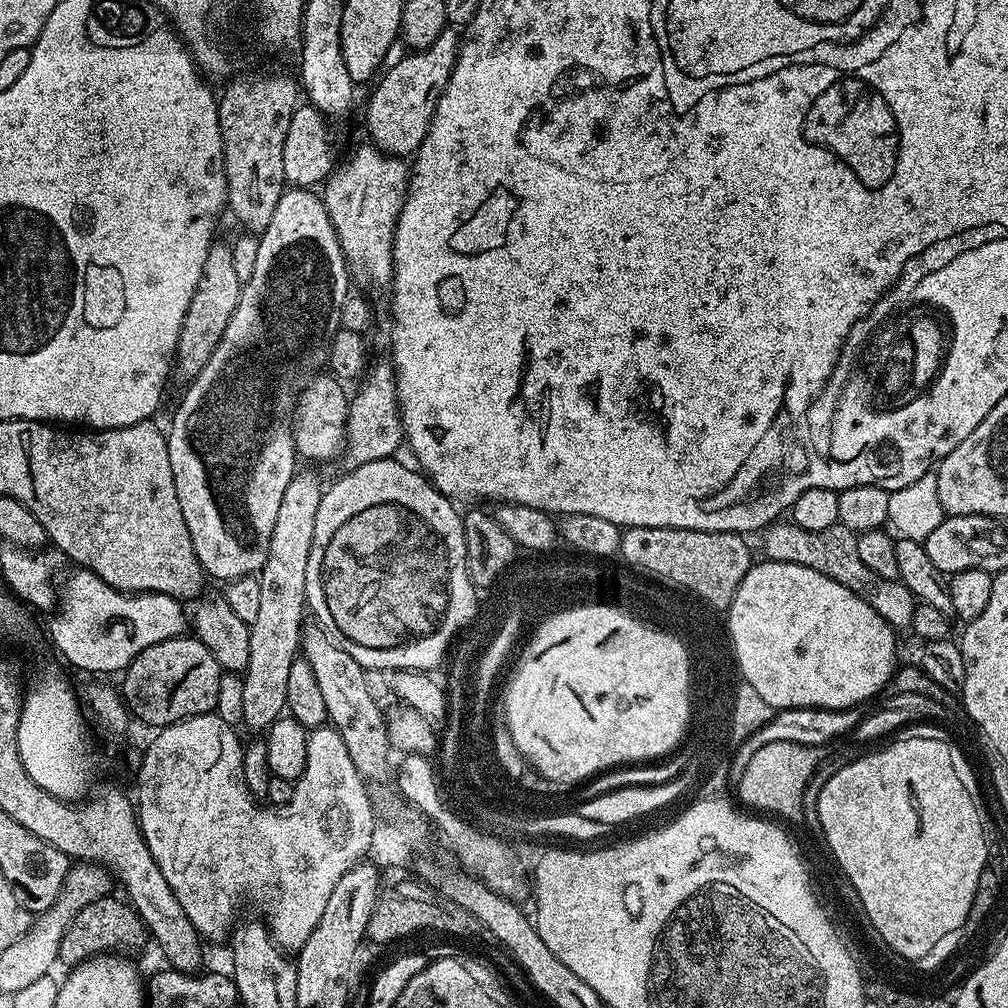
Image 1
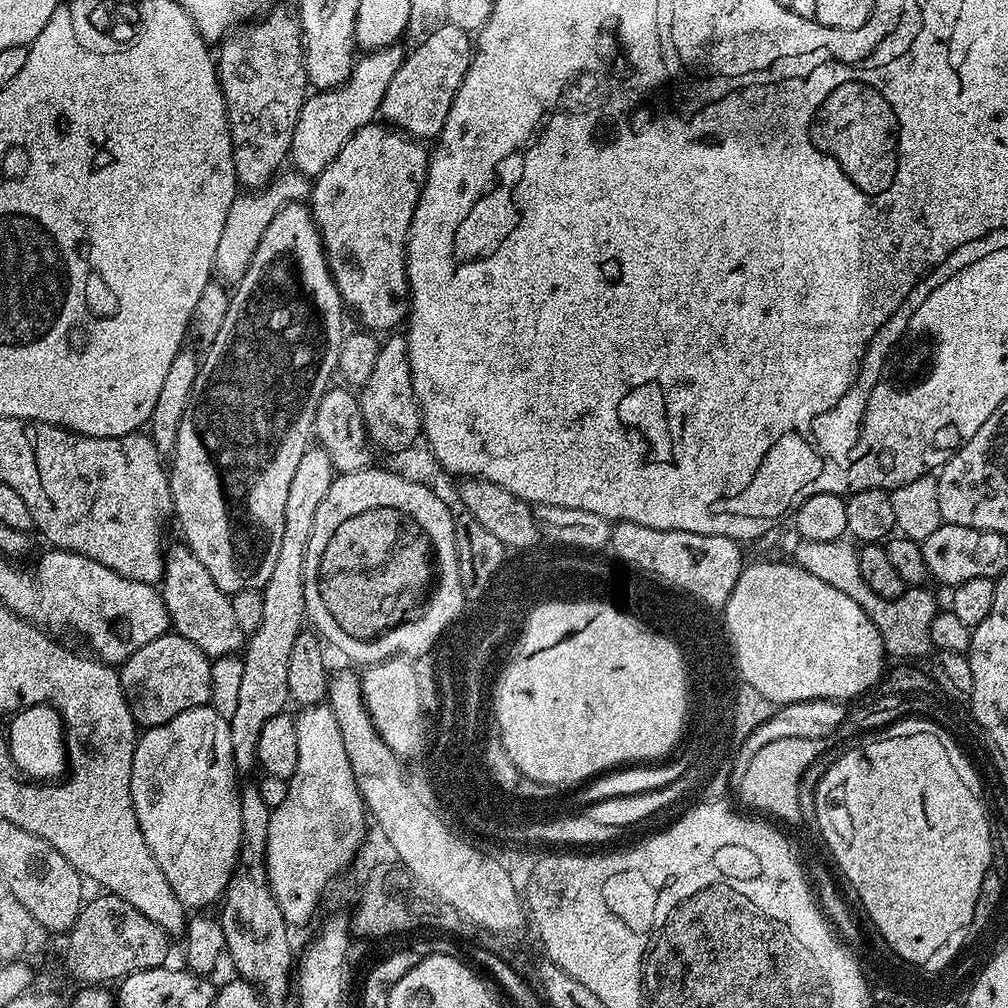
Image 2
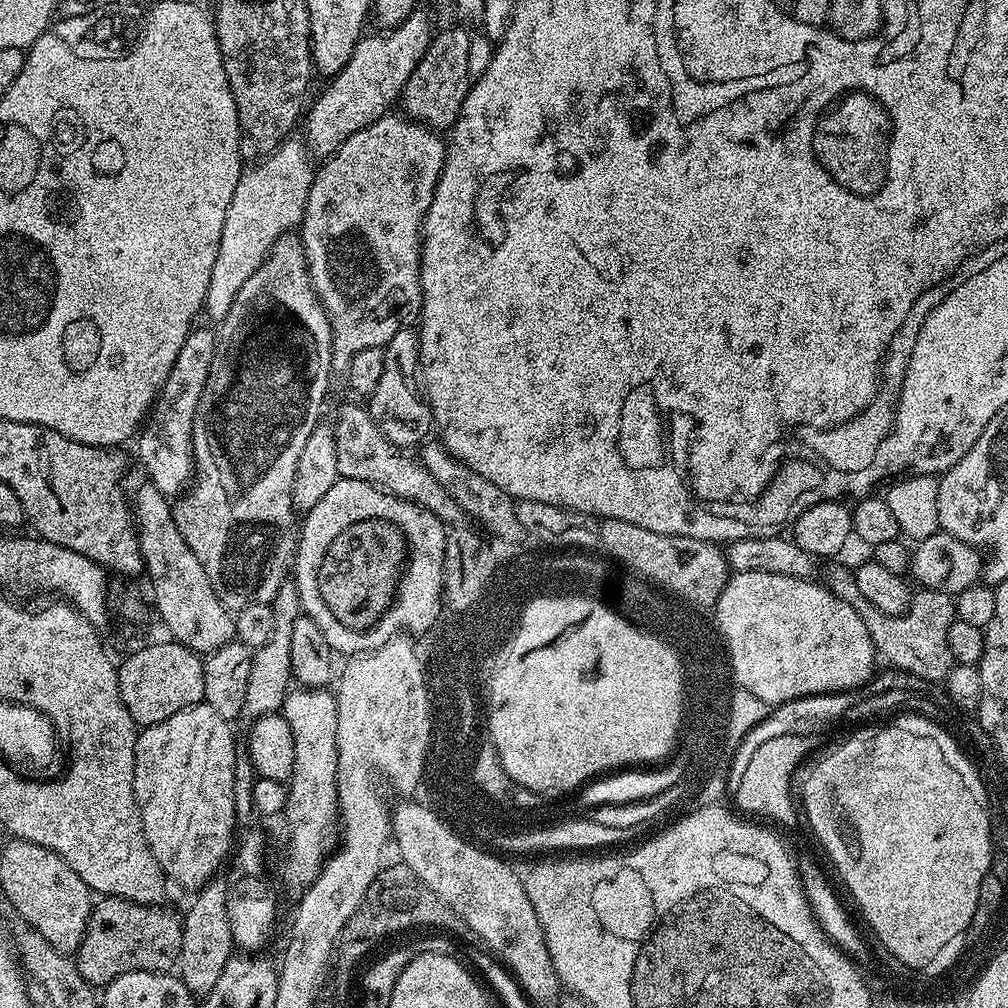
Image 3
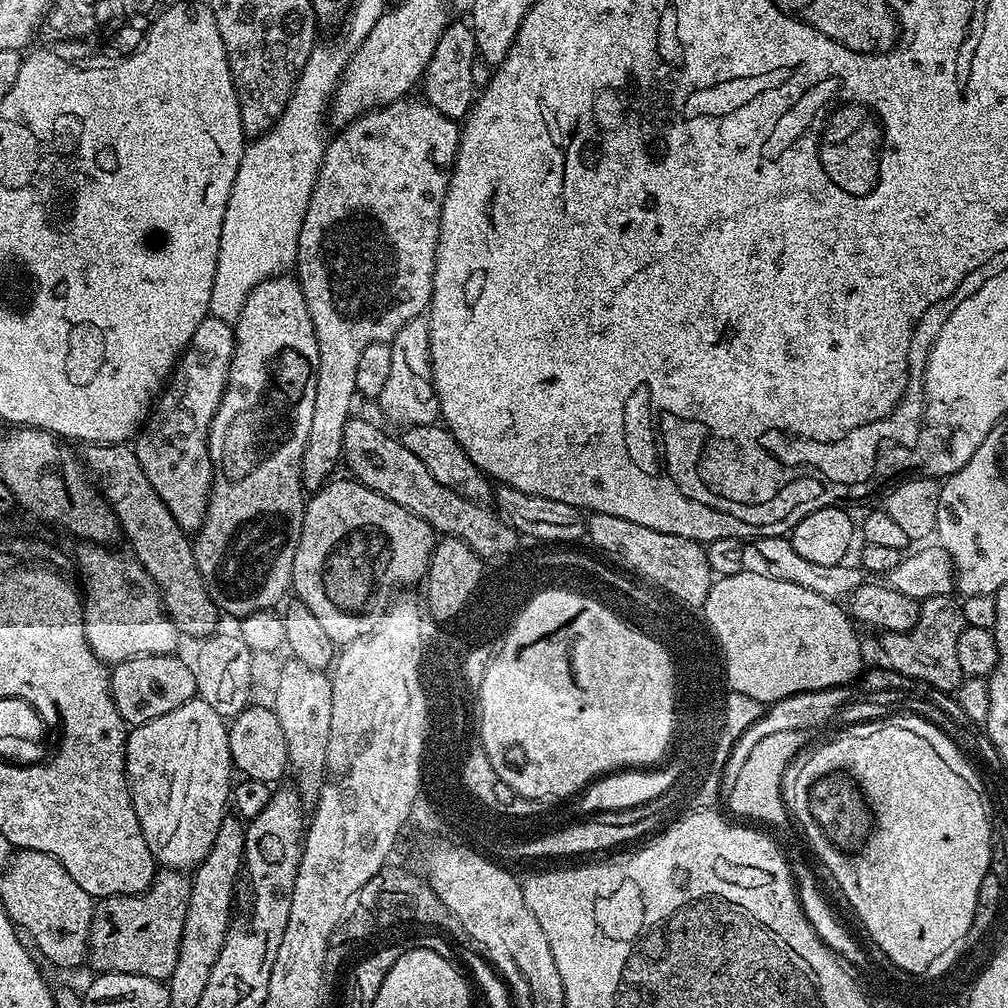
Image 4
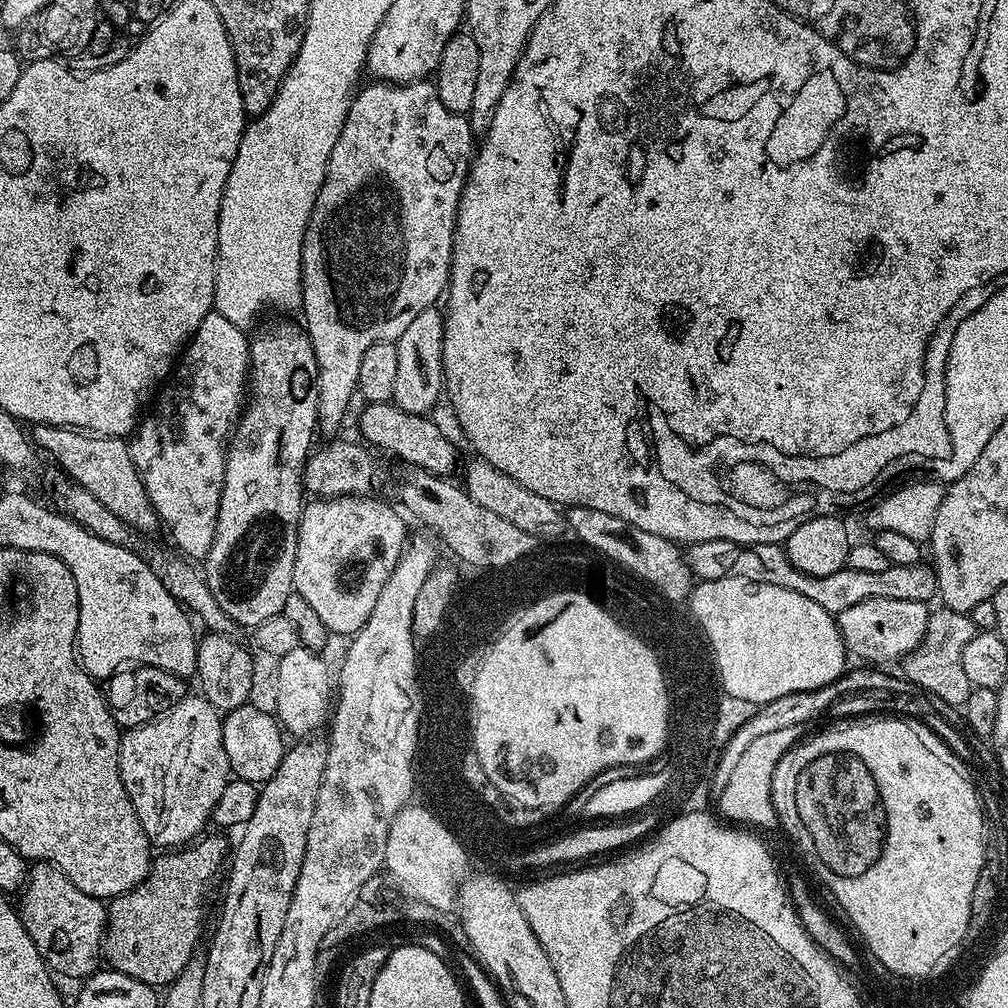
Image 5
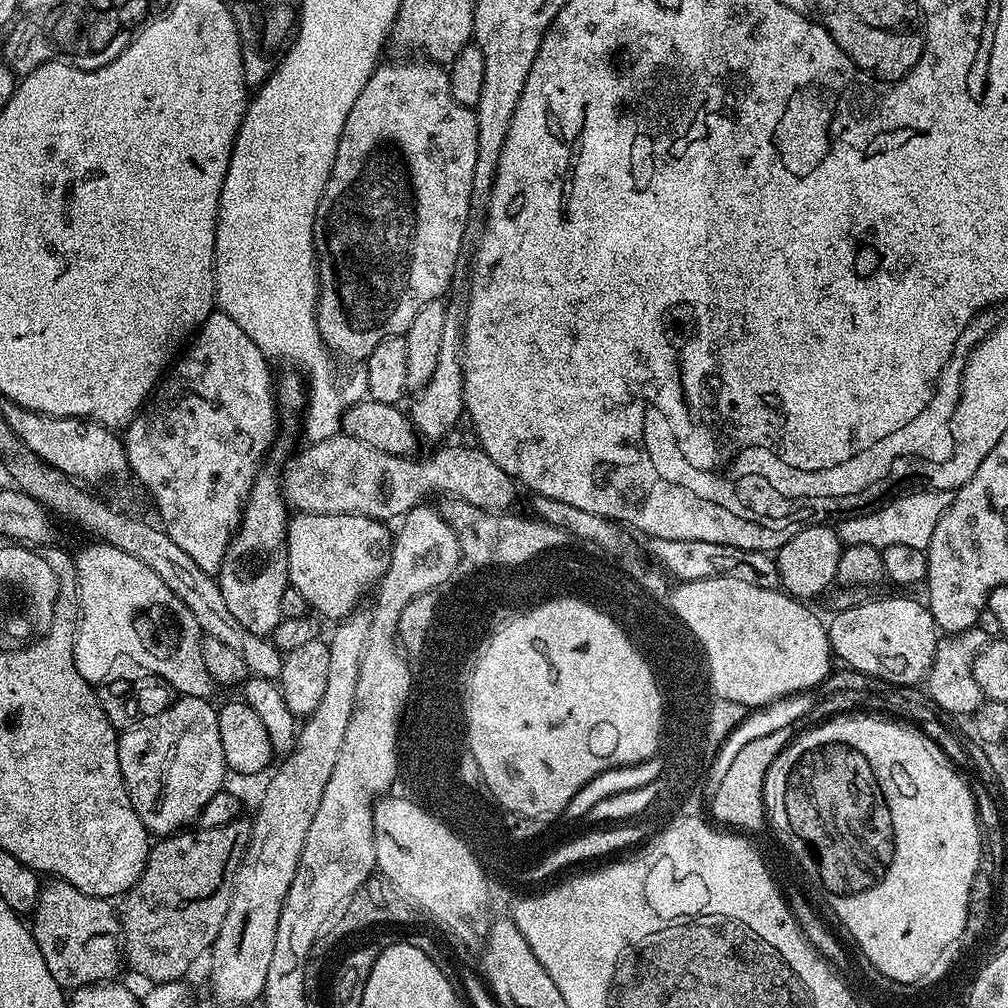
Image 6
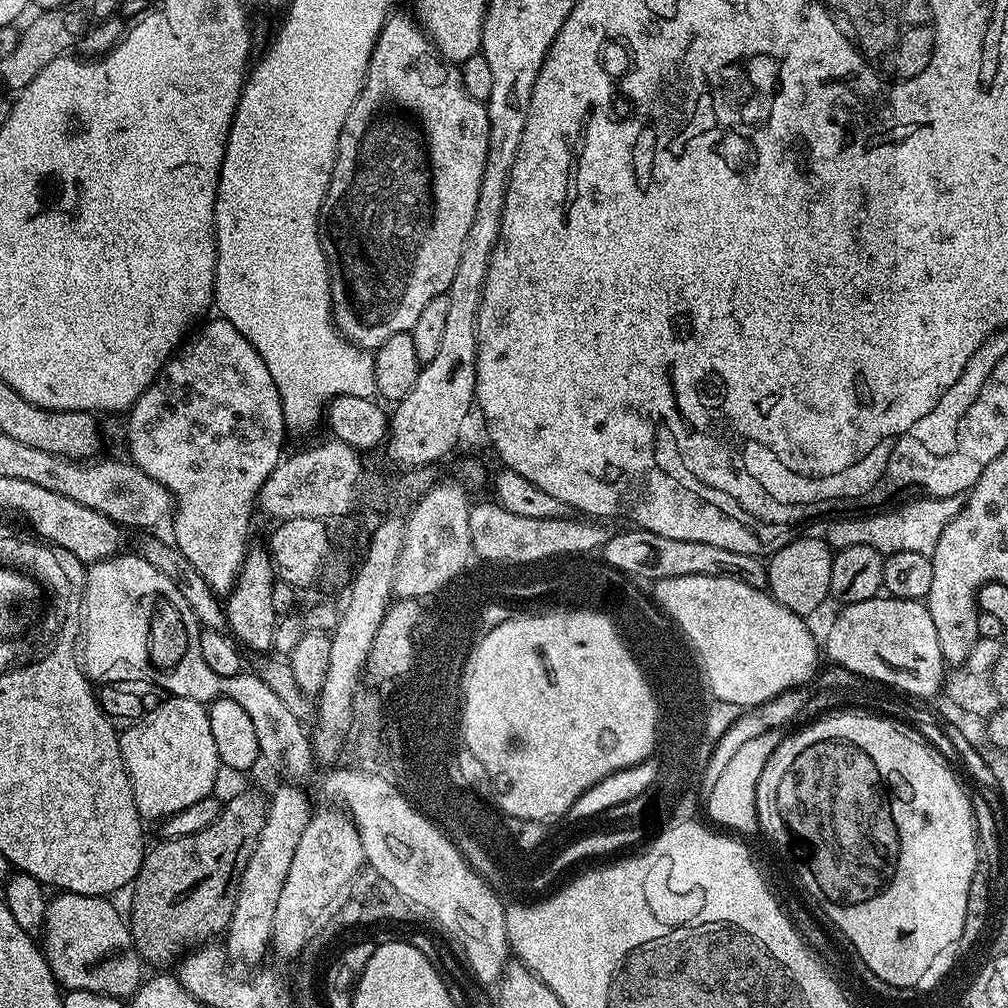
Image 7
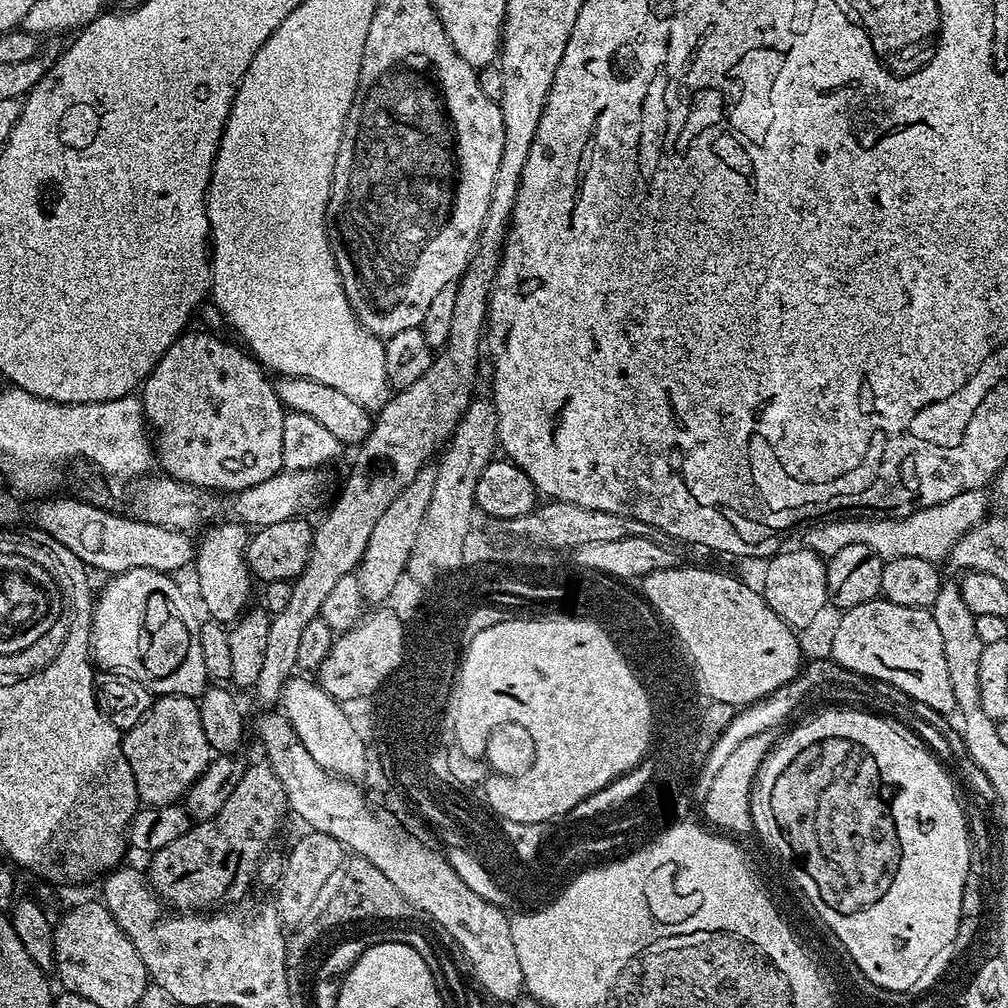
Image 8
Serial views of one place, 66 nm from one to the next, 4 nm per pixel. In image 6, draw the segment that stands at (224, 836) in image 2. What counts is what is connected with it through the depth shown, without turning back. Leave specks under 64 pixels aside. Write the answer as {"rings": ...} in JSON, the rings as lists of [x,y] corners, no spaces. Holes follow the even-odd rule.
{"rings":[[[180,696],[173,699],[172,705],[166,710],[162,710],[162,714],[140,718],[131,726],[125,727],[118,736],[118,762],[122,766],[122,778],[126,782],[126,790],[130,794],[130,802],[134,806],[134,810],[138,814],[138,818],[142,818],[142,822],[148,827],[149,833],[153,837],[163,838],[169,837],[181,830],[187,829],[191,822],[199,821],[202,806],[206,806],[206,802],[210,802],[210,798],[214,798],[214,794],[218,794],[225,787],[224,772],[226,773],[226,765],[224,763],[224,755],[222,754],[222,738],[218,738],[218,718],[216,717],[217,709],[208,705],[209,701],[202,696]]]}

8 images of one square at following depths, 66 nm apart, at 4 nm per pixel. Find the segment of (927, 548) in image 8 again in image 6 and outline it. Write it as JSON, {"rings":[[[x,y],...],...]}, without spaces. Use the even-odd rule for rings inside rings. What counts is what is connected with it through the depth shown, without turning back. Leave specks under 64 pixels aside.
{"rings":[[[948,490],[920,491],[924,492],[897,495],[859,516],[841,519],[838,524],[841,545],[857,544],[879,549],[886,546],[914,546],[927,549],[930,538],[934,538],[934,526],[938,526],[938,518],[942,518],[942,514],[950,506],[953,493]]]}

